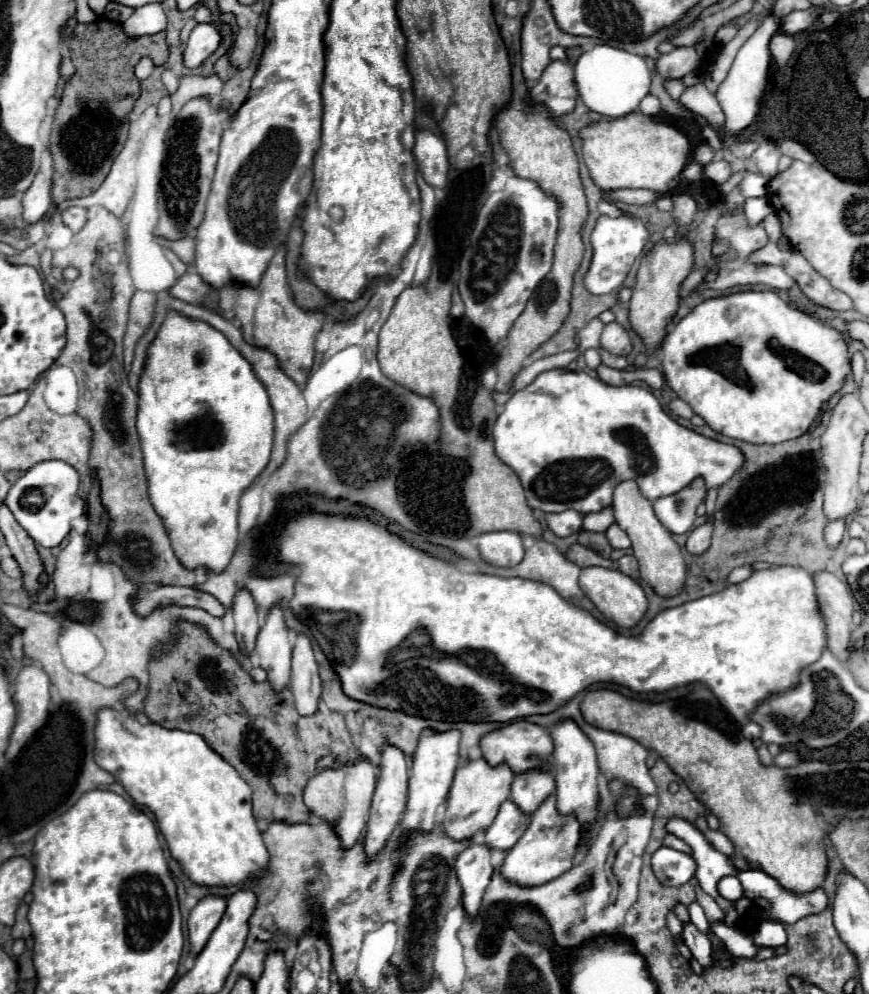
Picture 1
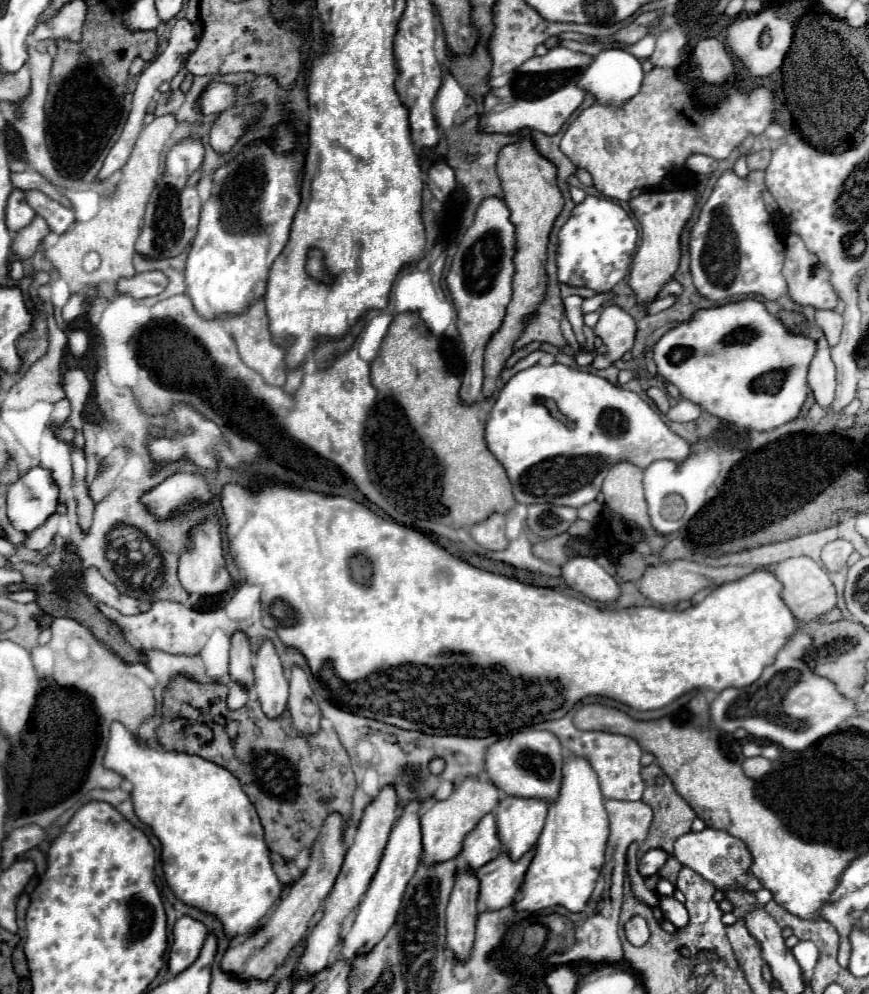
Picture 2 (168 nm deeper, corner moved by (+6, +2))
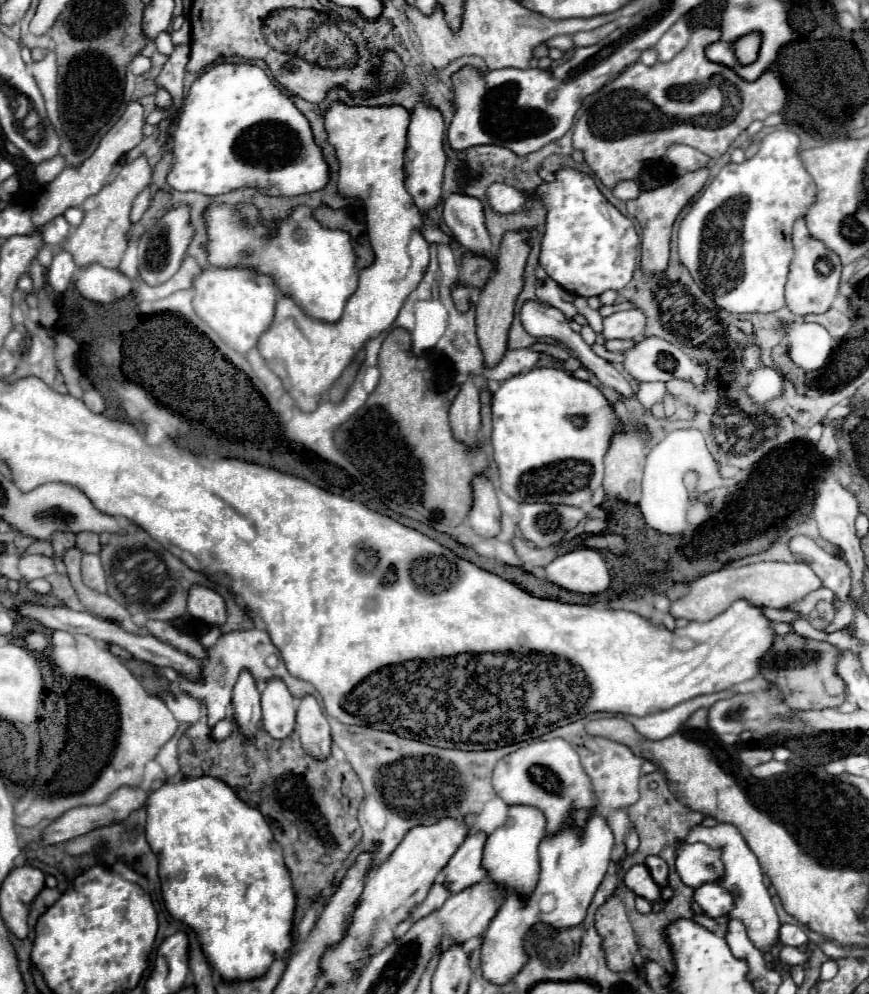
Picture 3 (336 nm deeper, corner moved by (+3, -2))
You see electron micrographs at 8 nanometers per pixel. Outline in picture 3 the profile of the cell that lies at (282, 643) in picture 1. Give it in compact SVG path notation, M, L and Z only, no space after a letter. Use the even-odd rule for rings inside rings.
M270 679L262 687L262 727L264 731L268 731L272 739L286 739L294 731L296 711L298 711L298 699L290 695L288 687L280 679Z

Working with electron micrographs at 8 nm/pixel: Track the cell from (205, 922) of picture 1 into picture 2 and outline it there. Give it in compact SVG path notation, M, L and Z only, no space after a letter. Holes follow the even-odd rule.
M187 915L177 919L177 923L173 927L173 947L171 947L171 955L169 955L171 973L181 973L197 959L207 933L209 931L207 931L205 923L201 923L197 919L191 919Z

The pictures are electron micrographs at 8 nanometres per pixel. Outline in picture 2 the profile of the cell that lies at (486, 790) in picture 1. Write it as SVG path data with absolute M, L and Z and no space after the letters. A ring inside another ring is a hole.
M467 777L459 785L455 785L453 793L443 799L435 801L421 813L421 831L423 831L423 863L439 863L453 859L463 849L463 839L477 827L479 819L499 805L501 791L487 779Z

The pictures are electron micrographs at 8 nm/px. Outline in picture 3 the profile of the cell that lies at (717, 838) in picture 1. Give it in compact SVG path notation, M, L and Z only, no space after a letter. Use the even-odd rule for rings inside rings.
M718 823L716 827L704 827L704 825L694 825L688 835L686 835L686 843L706 843L708 847L714 849L724 849L722 853L722 861L726 867L726 875L724 881L720 881L720 885L724 885L732 895L734 895L734 909L730 913L730 917L740 919L746 925L748 937L750 941L760 949L760 951L770 951L770 947L778 941L778 915L774 909L774 903L768 895L768 889L762 883L762 869L758 859L752 855L748 843L744 841L742 833L730 825L730 823Z

